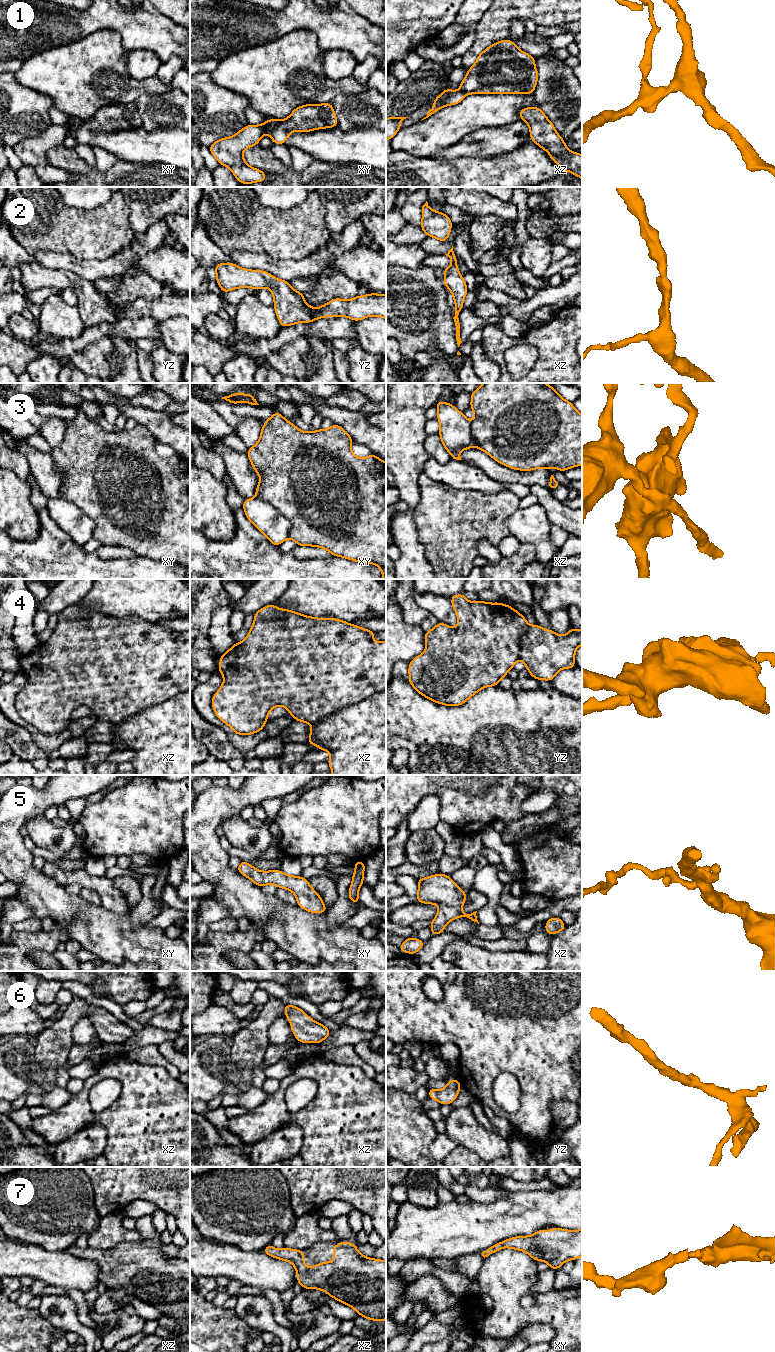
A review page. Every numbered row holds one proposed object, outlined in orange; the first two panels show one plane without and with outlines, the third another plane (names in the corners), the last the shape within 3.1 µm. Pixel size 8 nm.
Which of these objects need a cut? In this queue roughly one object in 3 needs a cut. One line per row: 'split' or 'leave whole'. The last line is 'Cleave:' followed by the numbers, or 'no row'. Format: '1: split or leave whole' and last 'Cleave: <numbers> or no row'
1: split
2: leave whole
3: split
4: leave whole
5: leave whole
6: leave whole
7: leave whole
Cleave: 1, 3

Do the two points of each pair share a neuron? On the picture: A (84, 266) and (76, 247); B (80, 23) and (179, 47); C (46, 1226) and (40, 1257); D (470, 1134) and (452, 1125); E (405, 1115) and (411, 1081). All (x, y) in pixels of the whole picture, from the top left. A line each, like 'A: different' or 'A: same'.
A: different
B: same
C: different
D: same
E: different

